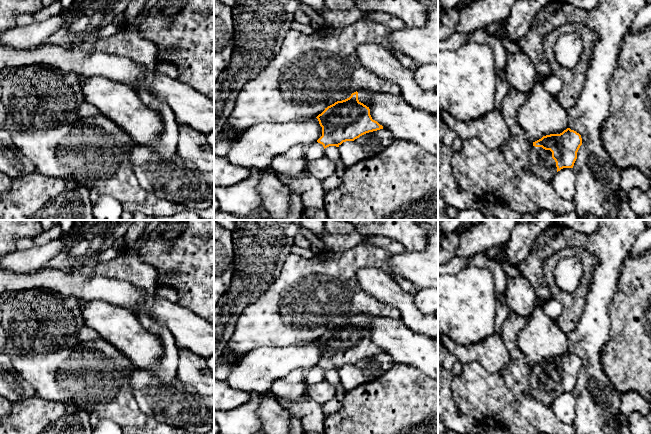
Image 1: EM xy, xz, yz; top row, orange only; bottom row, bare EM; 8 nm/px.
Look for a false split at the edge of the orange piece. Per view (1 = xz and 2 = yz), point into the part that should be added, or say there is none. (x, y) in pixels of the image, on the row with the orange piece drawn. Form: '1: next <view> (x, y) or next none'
1: next xz (364, 95)
2: next yz (542, 165)

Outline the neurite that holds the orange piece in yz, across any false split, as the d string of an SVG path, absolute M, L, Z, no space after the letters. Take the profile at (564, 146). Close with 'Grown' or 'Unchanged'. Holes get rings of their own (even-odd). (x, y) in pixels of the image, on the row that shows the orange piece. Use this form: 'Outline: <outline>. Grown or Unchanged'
Outline: M567 128L560 134L550 134L533 142L529 154L530 171L536 177L551 182L563 168L573 168L582 145L579 133Z. Grown

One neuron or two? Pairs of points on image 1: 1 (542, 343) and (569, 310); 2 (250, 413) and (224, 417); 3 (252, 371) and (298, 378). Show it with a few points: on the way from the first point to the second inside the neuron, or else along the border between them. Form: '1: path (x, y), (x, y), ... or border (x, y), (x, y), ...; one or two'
1: border (554, 319), (556, 324), (565, 333); two
2: path (244, 417), (230, 417); one
3: border (306, 369), (292, 369), (279, 377), (268, 392); two

